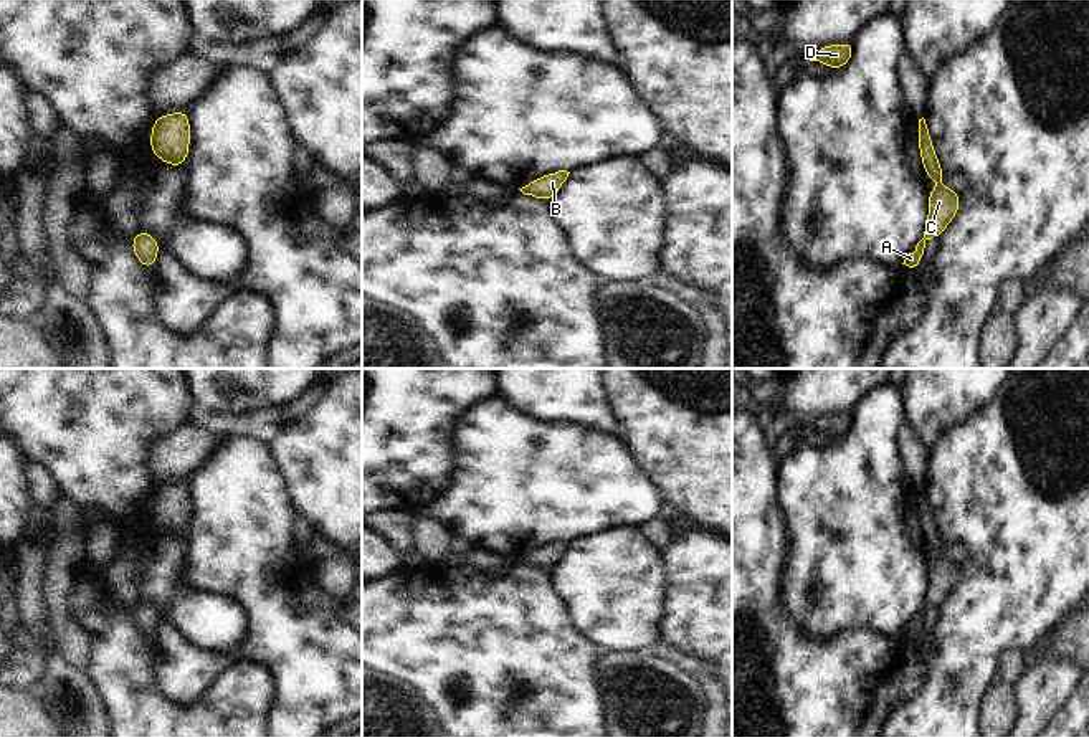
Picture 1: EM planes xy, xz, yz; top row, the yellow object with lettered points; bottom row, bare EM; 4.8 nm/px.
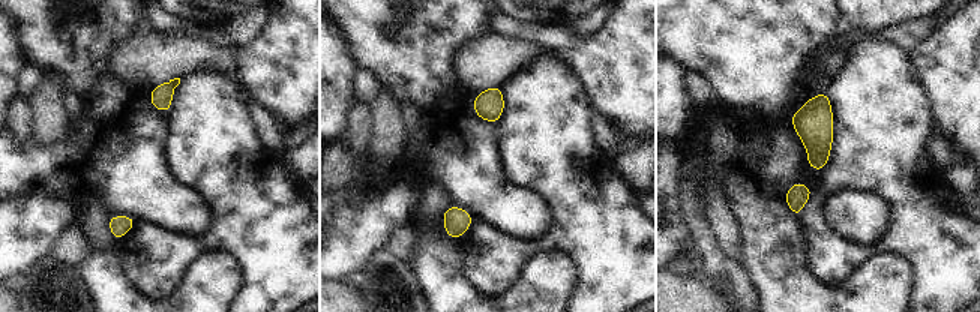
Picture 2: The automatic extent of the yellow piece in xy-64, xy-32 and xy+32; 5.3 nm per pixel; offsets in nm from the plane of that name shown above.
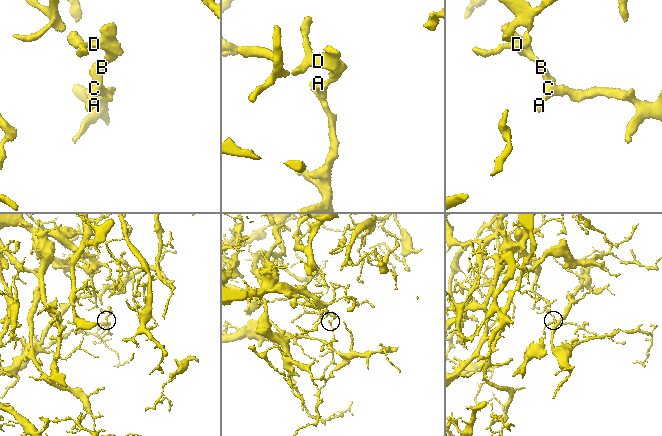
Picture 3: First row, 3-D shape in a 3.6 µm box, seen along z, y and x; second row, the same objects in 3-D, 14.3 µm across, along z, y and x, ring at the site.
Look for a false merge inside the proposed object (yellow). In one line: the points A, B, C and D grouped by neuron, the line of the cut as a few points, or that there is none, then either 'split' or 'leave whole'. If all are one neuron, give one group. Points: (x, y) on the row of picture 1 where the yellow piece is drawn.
A B C D | no cut | leave whole

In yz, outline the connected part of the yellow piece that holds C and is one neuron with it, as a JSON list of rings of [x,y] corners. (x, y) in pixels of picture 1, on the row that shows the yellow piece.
[[[949,187],[929,188],[929,218],[925,221],[924,238],[917,243],[915,250],[909,253],[902,264],[914,268],[919,264],[925,241],[939,238],[945,226],[960,210],[960,195]]]

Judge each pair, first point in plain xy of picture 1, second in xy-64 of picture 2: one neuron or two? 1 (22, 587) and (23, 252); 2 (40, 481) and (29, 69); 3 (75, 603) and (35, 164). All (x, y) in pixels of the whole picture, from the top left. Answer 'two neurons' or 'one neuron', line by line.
1: two neurons
2: one neuron
3: two neurons

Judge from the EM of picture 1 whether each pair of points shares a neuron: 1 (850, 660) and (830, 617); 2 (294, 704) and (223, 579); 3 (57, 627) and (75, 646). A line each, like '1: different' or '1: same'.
1: different
2: same
3: same

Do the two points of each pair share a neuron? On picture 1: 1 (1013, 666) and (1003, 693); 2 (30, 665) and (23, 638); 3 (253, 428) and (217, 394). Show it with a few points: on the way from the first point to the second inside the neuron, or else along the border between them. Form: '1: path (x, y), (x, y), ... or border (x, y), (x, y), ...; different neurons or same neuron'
1: border (998, 678), (1012, 686); different neurons
2: path (28, 658), (25, 645); same neuron
3: border (202, 405), (232, 415), (275, 408); different neurons

